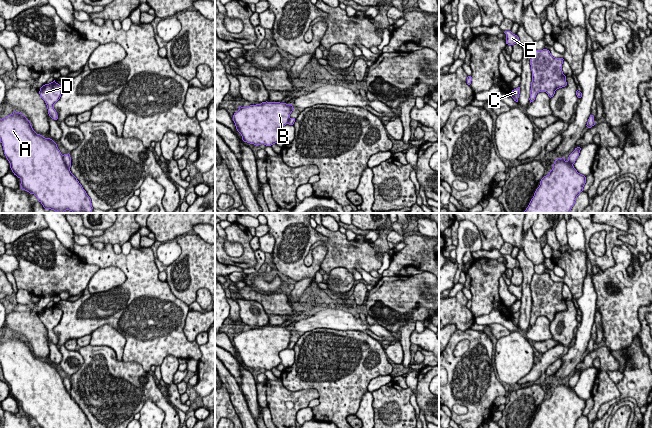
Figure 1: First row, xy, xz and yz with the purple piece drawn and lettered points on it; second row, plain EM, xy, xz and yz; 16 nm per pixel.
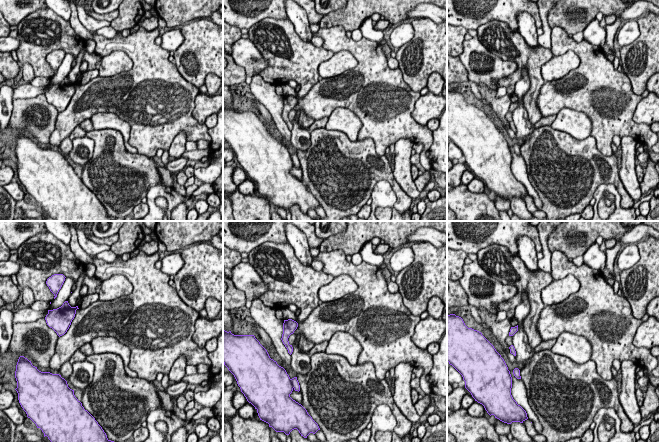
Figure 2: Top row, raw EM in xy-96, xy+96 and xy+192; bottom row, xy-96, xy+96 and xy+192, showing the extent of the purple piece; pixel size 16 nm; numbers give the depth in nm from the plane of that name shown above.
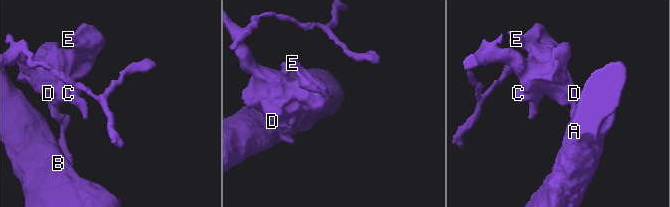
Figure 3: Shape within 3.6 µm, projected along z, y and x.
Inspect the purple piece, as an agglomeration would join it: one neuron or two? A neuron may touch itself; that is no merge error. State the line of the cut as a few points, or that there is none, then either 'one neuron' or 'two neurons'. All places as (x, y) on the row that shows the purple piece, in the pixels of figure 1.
cut in xy along (62, 155), (64, 163), (69, 168); two neurons

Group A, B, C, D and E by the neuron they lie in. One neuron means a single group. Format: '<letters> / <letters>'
A B / C D E

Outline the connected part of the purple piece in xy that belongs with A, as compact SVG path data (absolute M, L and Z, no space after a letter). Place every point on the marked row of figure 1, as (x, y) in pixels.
M14 111L0 119L0 142L12 172L21 179L21 189L34 194L45 209L51 209L58 213L63 213L66 210L73 213L92 213L93 207L90 197L71 173L70 168L66 166L57 144L52 139L37 134L30 121L22 113Z

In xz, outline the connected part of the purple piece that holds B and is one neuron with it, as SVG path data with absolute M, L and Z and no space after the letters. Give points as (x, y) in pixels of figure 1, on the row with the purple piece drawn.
M262 102L247 107L239 106L233 121L244 142L256 146L271 146L281 140L279 129L288 124L292 104Z

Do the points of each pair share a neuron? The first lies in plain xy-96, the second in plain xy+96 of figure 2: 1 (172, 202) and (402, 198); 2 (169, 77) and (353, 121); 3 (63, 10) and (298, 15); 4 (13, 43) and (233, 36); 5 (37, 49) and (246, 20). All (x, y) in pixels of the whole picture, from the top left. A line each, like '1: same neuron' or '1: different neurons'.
1: different neurons
2: different neurons
3: same neuron
4: different neurons
5: different neurons

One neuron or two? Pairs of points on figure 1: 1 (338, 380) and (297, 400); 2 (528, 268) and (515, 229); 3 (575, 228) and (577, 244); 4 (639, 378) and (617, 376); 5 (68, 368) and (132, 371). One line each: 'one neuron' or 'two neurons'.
1: two neurons
2: two neurons
3: one neuron
4: two neurons
5: two neurons

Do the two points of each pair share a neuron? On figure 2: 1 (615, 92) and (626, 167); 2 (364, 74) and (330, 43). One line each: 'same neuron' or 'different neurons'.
1: different neurons
2: same neuron

